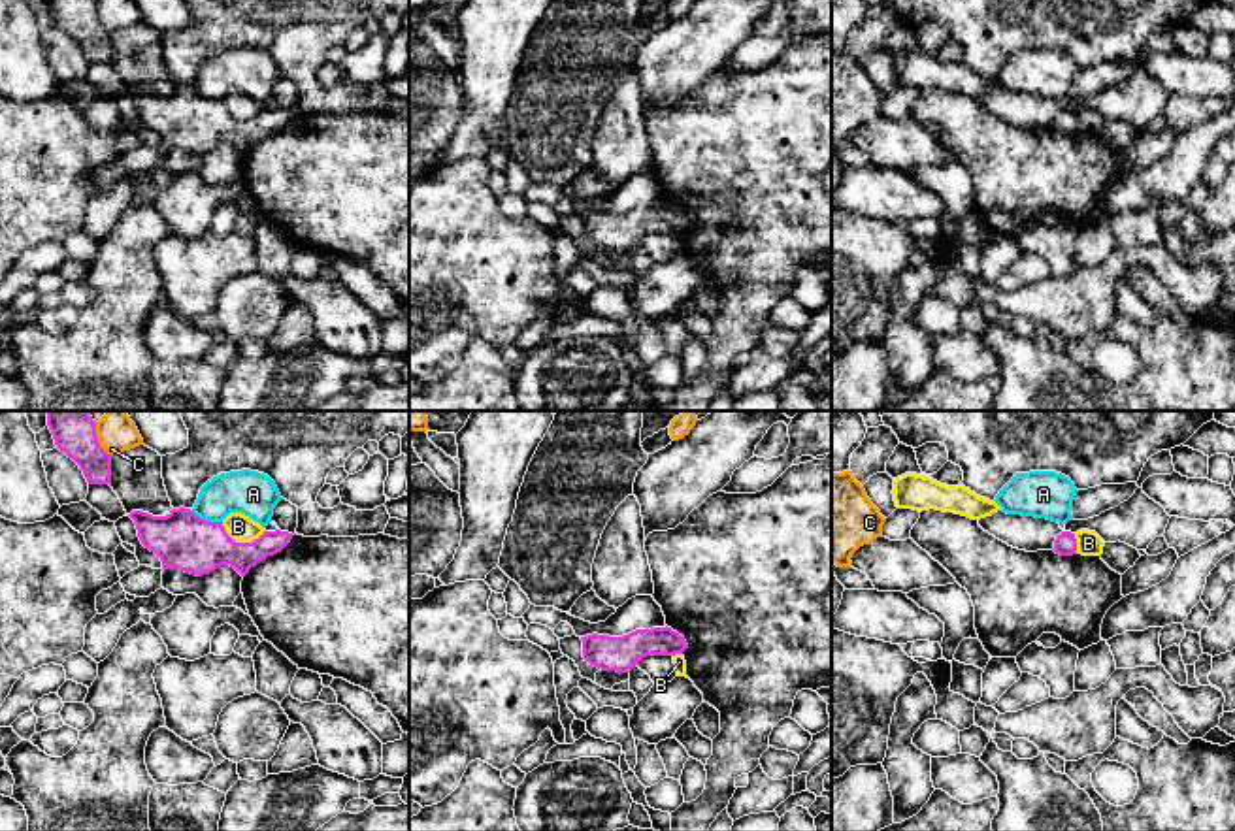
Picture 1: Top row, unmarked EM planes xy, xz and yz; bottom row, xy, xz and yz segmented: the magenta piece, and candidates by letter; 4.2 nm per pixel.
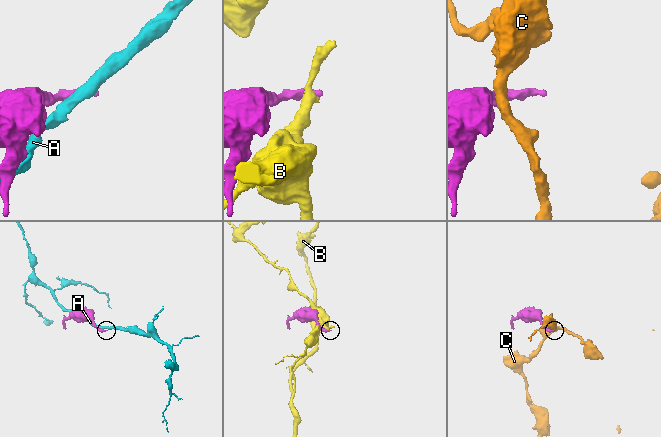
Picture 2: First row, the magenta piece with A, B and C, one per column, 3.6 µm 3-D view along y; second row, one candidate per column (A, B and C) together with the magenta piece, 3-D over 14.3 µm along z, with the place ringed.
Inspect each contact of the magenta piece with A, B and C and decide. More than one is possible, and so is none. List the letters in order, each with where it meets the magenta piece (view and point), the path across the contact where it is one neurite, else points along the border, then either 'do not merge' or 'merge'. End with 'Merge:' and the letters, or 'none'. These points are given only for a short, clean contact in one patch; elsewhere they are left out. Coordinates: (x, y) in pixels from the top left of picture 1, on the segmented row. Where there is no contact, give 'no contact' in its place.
A: contact xy (206, 521); do not merge
B: contact xy (242, 543); border xy (221, 522), (236, 541), (253, 541), (264, 532); do not merge
C: contact xy (97, 439); border xy (95, 423), (98, 443), (112, 456); do not merge
Merge: none

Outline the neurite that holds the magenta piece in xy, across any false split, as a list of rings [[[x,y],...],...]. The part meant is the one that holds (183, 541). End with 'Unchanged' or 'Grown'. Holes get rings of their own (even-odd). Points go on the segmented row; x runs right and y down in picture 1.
[[[172,509],[166,516],[143,511],[128,514],[145,548],[155,552],[162,569],[179,569],[196,577],[209,575],[221,565],[234,567],[241,577],[251,567],[281,552],[292,539],[288,531],[264,531],[253,543],[236,543],[222,522],[209,522],[190,509]]]. Unchanged

